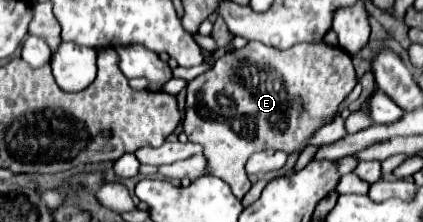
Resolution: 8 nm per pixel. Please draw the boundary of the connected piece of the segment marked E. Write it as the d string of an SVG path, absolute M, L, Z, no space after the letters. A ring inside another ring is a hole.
M248 41L242 49L232 49L216 61L216 65L188 81L186 87L186 109L184 109L184 133L192 143L204 147L204 157L208 159L210 173L226 181L236 197L244 197L252 183L246 175L246 161L266 149L280 149L284 153L302 151L308 145L308 139L324 125L336 119L340 103L350 95L356 85L356 73L352 59L346 51L332 45L310 45L300 43L286 51L268 47L258 41Z

